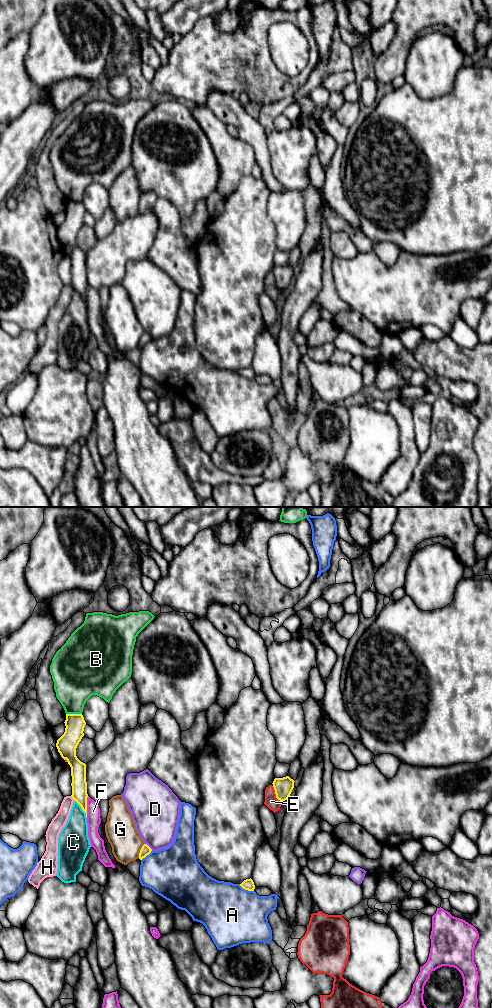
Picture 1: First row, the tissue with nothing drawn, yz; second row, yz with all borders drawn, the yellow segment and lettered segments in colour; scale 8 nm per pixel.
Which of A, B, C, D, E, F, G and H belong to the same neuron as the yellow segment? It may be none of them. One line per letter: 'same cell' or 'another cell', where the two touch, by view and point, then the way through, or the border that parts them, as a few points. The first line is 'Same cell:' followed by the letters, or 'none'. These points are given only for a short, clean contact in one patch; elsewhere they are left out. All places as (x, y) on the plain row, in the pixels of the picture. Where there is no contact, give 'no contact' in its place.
Same cell: none
A: another cell; contact yz (246, 377)
B: another cell; contact yz (74, 202)
C: another cell; contact yz (82, 297)
D: another cell; contact yz (148, 334)
E: another cell; contact yz (276, 283)
F: another cell; contact yz (86, 294)
G: another cell; contact yz (140, 339)
H: another cell; contact yz (72, 285)

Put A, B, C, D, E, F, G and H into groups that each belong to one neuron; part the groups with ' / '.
A / B / C / D / E / F / G / H

